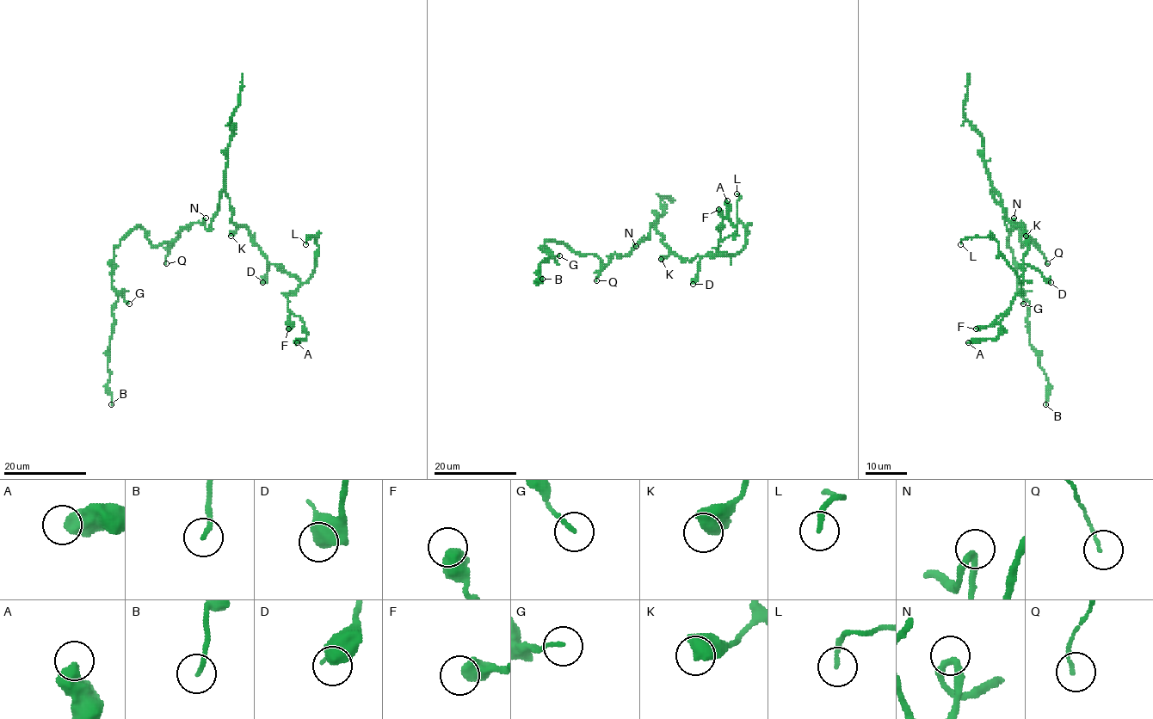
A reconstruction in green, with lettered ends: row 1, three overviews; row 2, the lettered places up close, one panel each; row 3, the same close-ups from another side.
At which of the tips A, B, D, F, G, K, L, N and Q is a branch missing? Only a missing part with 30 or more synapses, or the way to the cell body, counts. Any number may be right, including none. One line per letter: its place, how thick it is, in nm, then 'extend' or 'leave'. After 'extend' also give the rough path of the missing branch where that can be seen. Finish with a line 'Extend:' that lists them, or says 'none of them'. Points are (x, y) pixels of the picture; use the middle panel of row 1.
A: place (727, 200); calibre 600 nm; leave
B: place (542, 279); calibre 150 nm; leave
D: place (693, 284); calibre 440 nm; leave
F: place (718, 209); calibre 550 nm; leave
G: place (559, 255); calibre 140 nm; leave
K: place (661, 259); calibre 650 nm; leave
L: place (736, 193); calibre 160 nm; leave
N: place (636, 246); calibre 240 nm; leave
Q: place (596, 280); calibre 110 nm; leave
Extend: none of them

